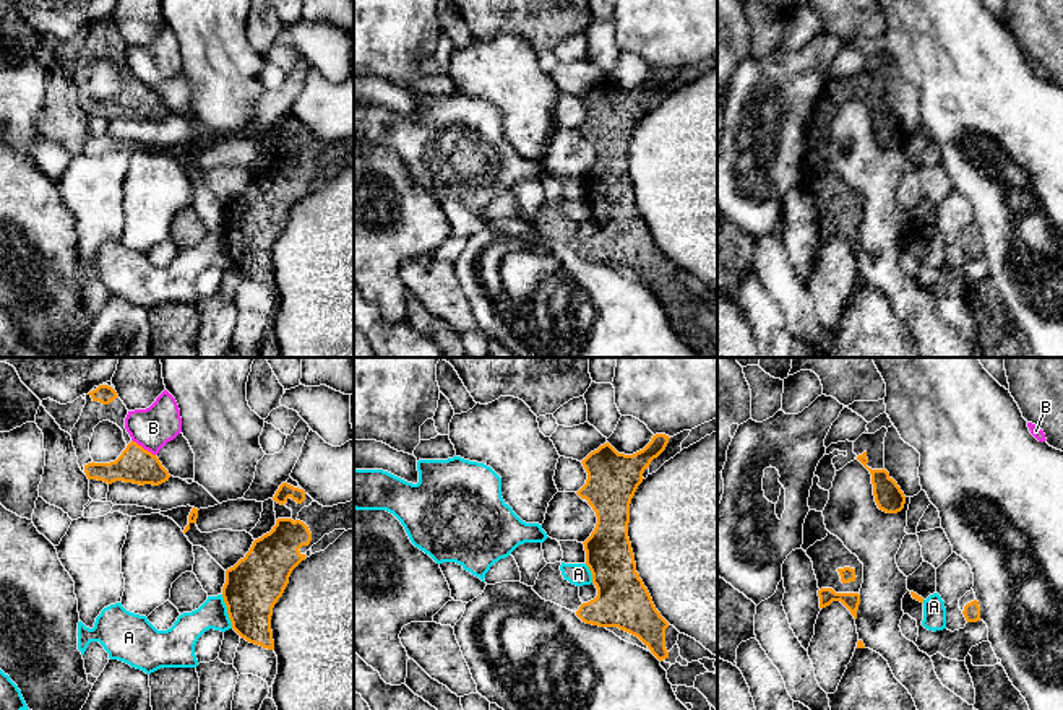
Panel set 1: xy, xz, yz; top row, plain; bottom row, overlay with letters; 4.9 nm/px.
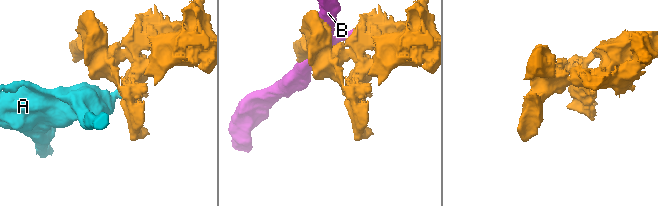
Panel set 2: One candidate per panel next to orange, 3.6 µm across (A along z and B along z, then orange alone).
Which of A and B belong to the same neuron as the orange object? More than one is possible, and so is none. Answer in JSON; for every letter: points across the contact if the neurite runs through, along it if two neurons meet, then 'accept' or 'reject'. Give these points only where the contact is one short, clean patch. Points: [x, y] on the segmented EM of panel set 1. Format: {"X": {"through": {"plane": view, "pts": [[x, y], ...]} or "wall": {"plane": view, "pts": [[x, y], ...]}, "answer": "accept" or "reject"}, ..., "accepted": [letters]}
{"A": {"wall": {"plane": "xy", "pts": [[221, 595], [232, 627]]}, "answer": "reject"}, "B": {"answer": "reject"}, "accepted": []}

